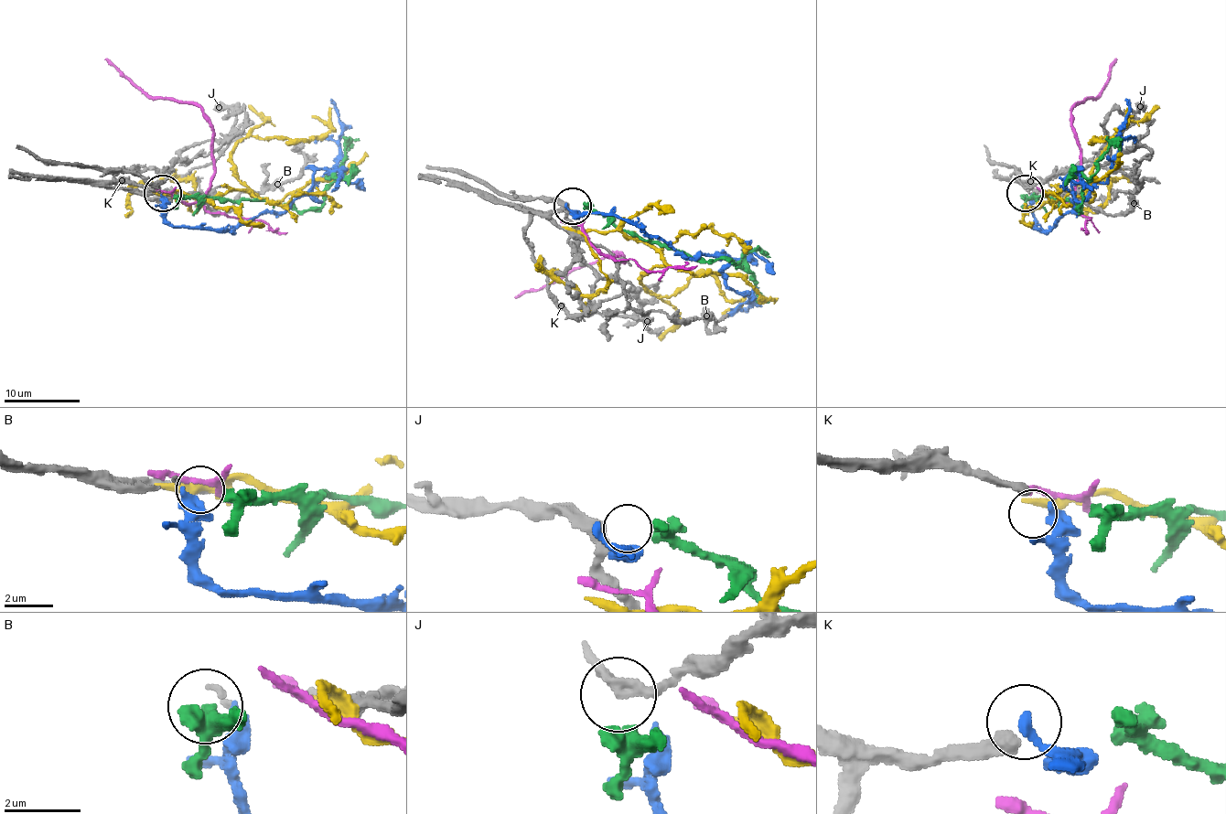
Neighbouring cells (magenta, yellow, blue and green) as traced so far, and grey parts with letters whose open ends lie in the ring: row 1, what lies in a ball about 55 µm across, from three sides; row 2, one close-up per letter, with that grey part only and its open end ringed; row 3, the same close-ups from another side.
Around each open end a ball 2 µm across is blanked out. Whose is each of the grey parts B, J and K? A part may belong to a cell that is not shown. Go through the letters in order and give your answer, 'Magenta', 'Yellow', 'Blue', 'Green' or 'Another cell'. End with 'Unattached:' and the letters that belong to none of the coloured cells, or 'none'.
B: Green
J: Another cell
K: Another cell
Unattached: J, K

